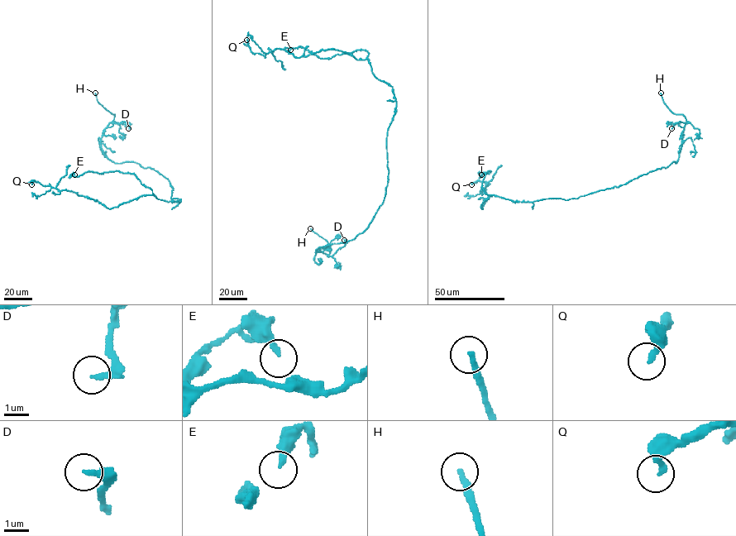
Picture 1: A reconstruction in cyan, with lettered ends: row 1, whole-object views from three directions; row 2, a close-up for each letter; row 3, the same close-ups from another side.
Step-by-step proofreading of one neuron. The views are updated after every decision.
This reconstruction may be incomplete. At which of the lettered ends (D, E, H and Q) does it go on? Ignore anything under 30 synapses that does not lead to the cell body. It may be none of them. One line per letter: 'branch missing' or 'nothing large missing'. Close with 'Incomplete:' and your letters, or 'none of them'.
D: nothing large missing
E: nothing large missing
H: branch missing
Q: nothing large missing
Incomplete: H

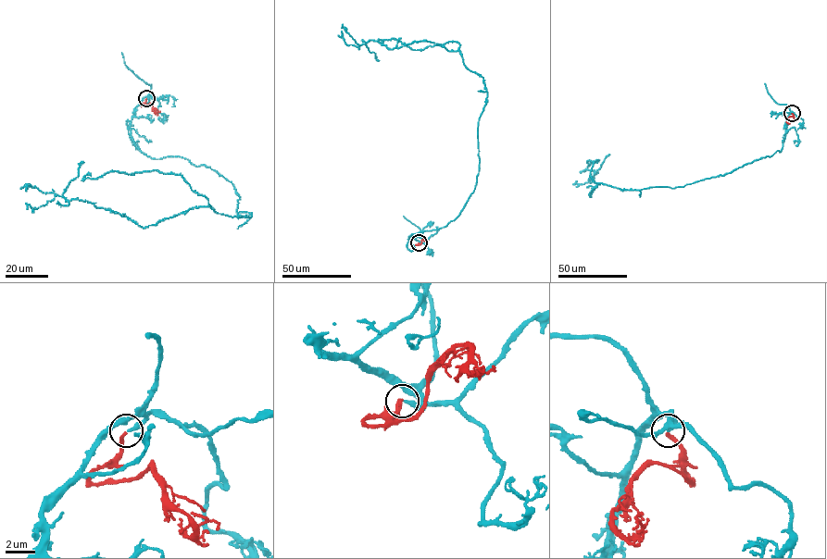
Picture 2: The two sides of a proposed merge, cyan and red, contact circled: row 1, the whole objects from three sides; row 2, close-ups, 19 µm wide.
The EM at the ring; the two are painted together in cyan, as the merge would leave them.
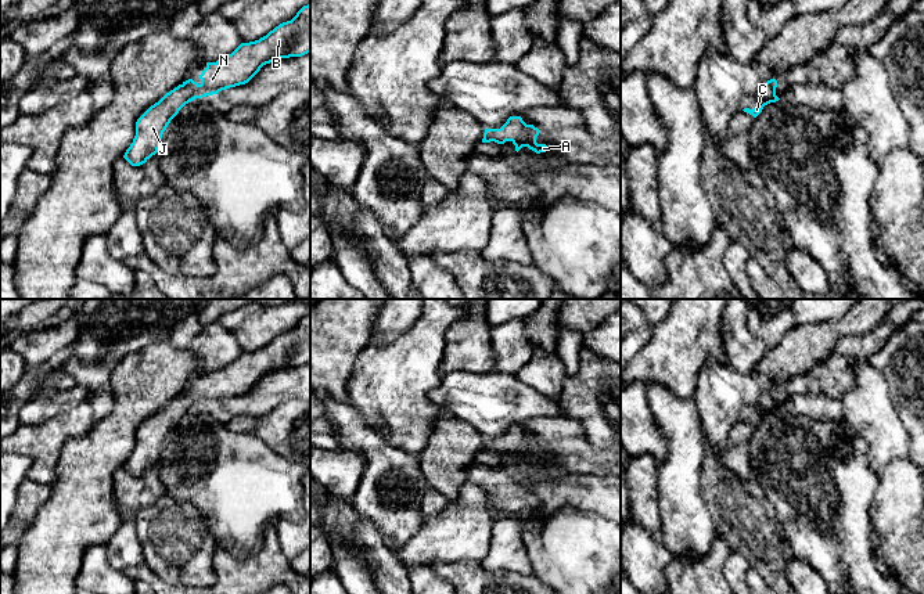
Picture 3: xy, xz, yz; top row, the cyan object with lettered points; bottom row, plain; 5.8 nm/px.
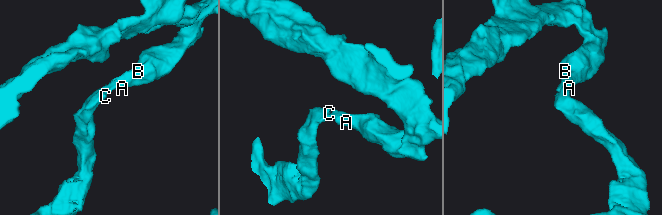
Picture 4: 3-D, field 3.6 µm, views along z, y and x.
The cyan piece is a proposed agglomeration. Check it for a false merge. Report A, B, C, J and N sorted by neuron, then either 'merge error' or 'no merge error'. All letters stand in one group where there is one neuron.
A B C J N | no merge error

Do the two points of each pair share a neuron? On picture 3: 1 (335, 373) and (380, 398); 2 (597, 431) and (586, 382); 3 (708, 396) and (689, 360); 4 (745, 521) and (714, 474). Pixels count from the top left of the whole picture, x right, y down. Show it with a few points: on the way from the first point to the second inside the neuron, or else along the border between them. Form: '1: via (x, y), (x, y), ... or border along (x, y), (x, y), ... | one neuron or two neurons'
1: border along (362, 350), (349, 381), (348, 403) | two neurons
2: via (597, 418), (594, 395) | one neuron
3: border along (709, 356), (701, 368), (693, 396) | two neurons
4: via (734, 510), (719, 485) | one neuron

